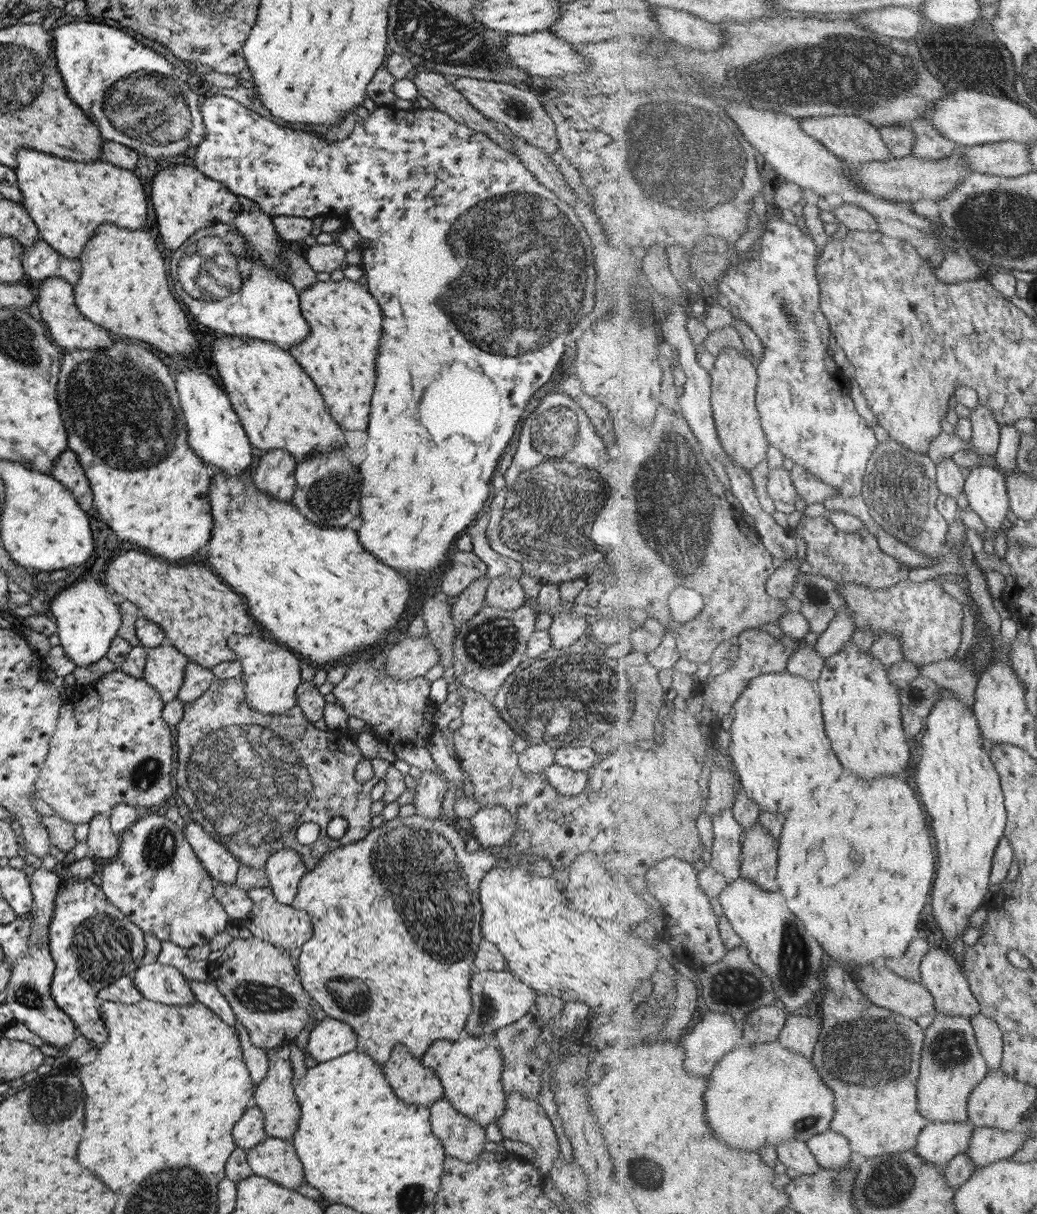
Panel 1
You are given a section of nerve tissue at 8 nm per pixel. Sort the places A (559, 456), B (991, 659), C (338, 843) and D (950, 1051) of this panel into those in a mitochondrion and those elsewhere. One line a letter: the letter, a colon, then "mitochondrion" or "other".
A: mitochondrion
B: other
C: other
D: mitochondrion

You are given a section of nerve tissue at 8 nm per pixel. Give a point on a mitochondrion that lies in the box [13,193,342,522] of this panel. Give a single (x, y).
(152, 421)

